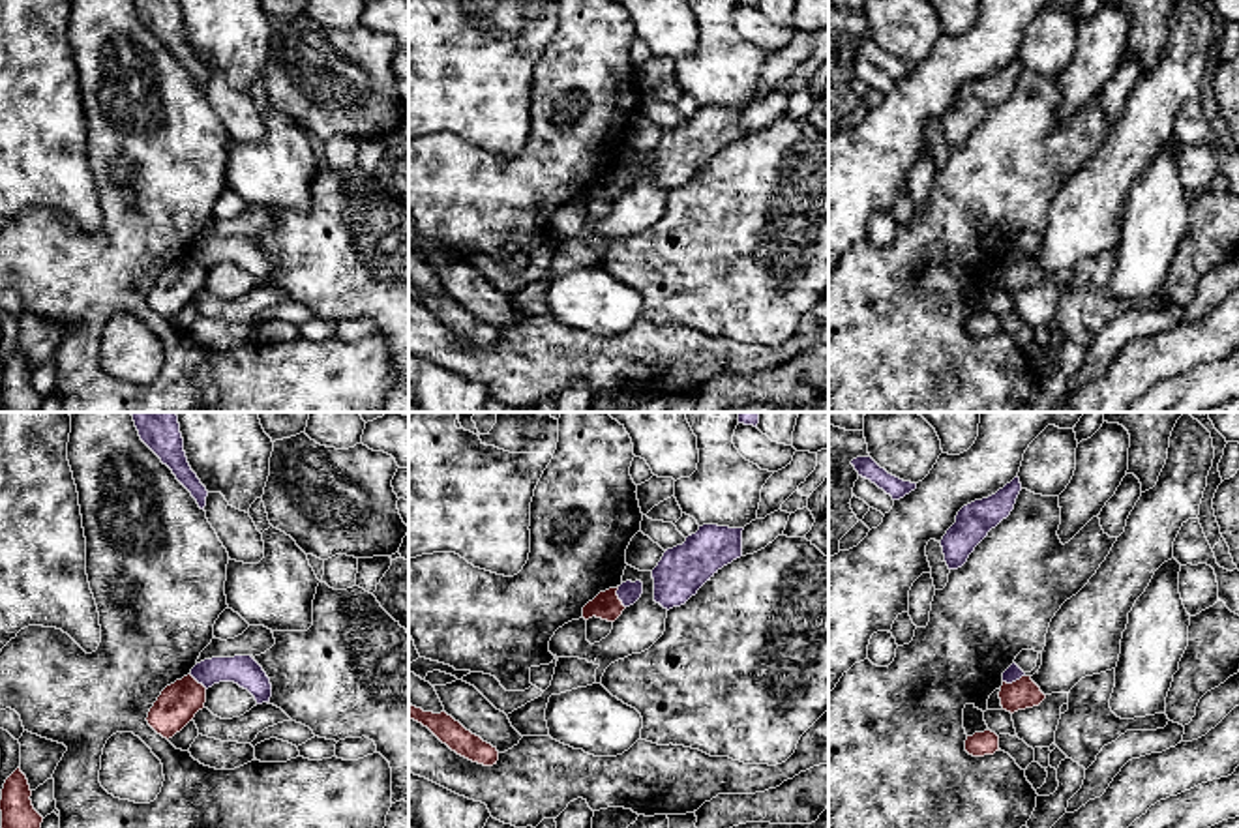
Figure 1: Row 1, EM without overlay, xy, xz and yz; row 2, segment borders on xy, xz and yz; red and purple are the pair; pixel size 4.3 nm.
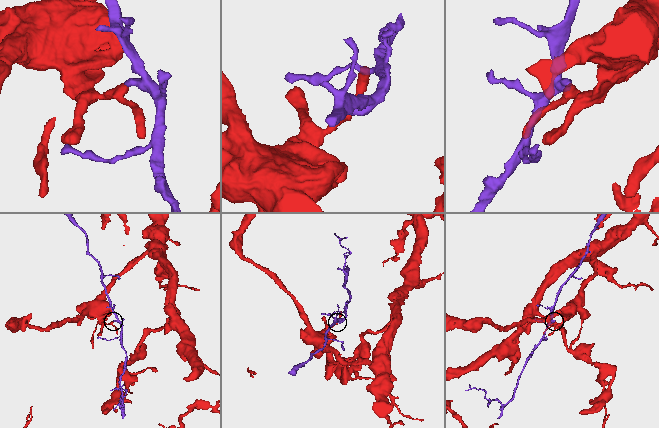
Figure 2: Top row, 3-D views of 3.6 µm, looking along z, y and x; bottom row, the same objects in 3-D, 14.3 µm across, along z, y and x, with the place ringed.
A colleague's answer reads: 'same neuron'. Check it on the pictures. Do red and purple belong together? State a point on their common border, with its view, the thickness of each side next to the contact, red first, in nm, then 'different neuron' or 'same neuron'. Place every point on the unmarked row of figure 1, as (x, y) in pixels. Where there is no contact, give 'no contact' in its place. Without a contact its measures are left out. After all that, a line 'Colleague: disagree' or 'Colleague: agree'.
yz (1013, 263) | 130/70 nm | different neuron
Colleague: disagree

